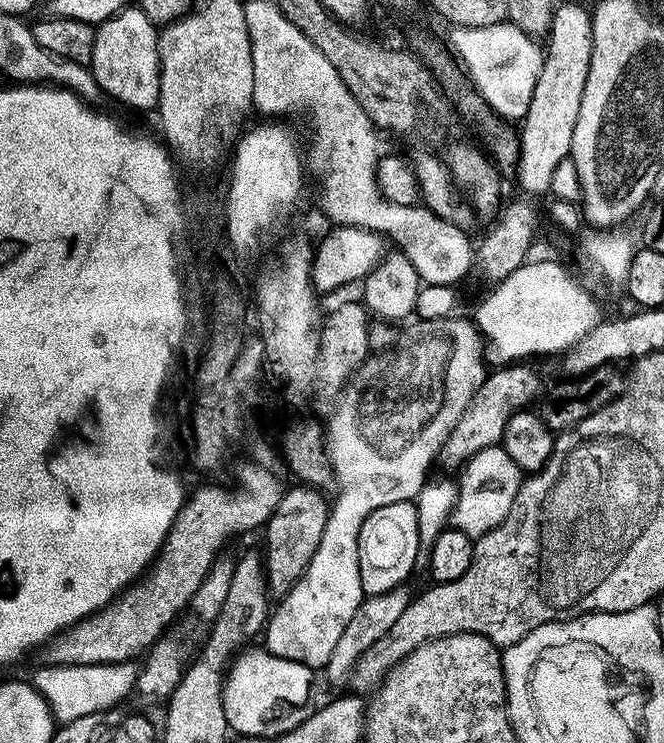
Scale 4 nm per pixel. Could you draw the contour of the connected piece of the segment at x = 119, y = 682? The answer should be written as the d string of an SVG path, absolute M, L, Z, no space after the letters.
M130 662L127 664L45 665L38 670L32 678L32 685L48 700L53 719L62 724L81 716L115 709L137 687L138 670Z

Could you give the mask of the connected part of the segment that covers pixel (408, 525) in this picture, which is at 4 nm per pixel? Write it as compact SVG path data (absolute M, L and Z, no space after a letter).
M403 500L394 502L390 506L382 506L362 522L362 530L358 534L358 566L360 567L360 577L362 578L362 590L365 597L377 596L383 592L389 592L401 587L405 583L411 572L417 571L415 558L419 550L418 514L413 501Z

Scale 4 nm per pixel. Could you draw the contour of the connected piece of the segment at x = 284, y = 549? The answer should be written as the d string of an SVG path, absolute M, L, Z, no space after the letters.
M296 484L296 487L292 489L289 487L283 493L275 512L266 523L262 533L264 533L264 544L268 549L263 549L262 559L264 577L268 580L268 591L273 597L283 598L300 581L302 574L310 566L314 558L314 550L318 550L318 542L322 542L322 530L326 530L328 521L330 506L324 498L325 495L321 491L307 484Z

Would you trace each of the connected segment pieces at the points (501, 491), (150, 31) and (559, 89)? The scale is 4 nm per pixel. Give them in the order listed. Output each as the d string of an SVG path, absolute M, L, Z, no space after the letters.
M504 446L482 449L463 468L464 473L458 477L457 502L449 523L451 527L477 540L501 524L506 514L510 514L510 506L514 506L514 498L520 489L522 469L519 459L513 454L511 456Z
M129 6L114 14L96 28L96 41L92 55L92 77L98 82L105 97L113 96L132 108L155 109L160 103L160 45L158 28L139 6Z
M580 4L555 5L552 24L548 27L544 65L534 86L529 112L525 114L518 128L520 184L528 192L545 192L550 189L550 178L554 176L554 166L569 159L574 138L574 126L578 122L578 106L582 102L582 90L586 90L586 78L590 72L592 57L592 12Z

